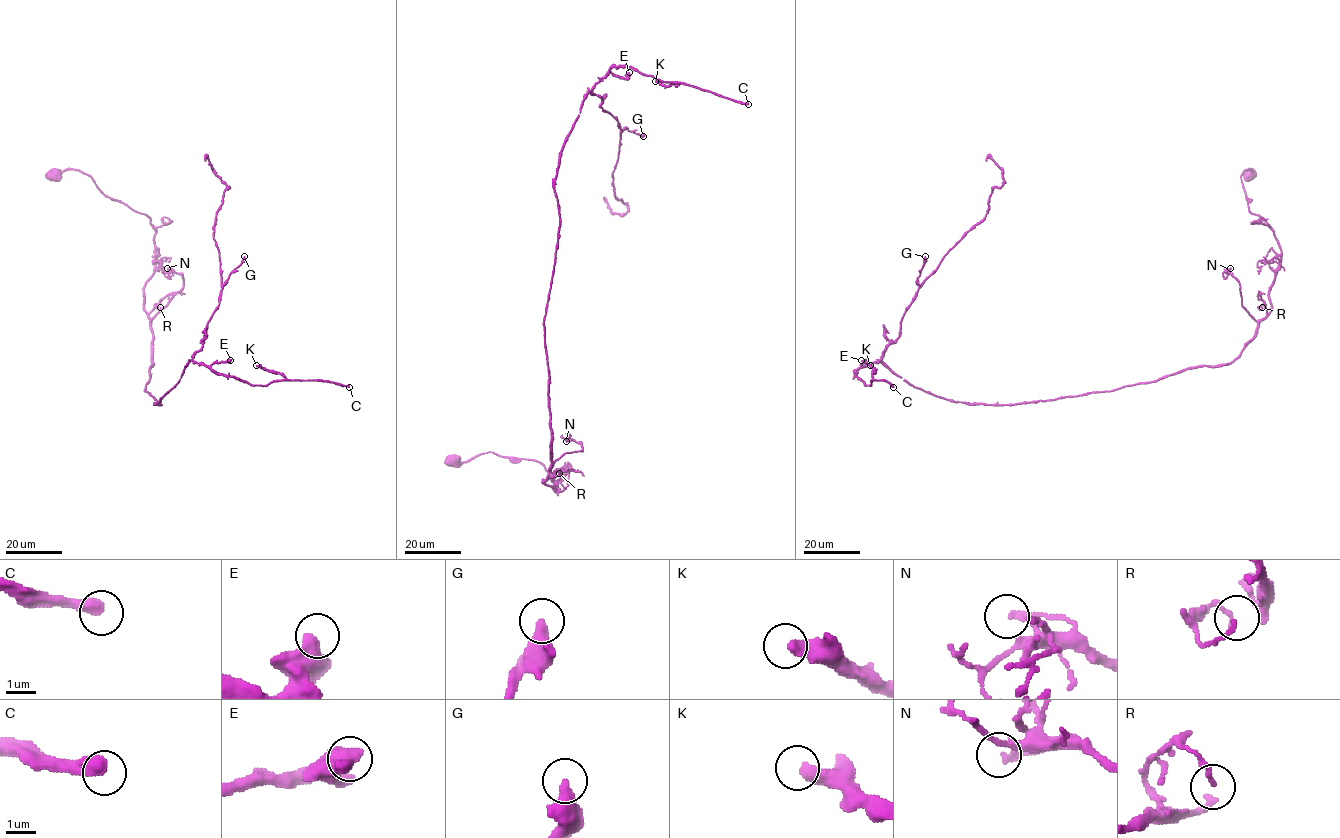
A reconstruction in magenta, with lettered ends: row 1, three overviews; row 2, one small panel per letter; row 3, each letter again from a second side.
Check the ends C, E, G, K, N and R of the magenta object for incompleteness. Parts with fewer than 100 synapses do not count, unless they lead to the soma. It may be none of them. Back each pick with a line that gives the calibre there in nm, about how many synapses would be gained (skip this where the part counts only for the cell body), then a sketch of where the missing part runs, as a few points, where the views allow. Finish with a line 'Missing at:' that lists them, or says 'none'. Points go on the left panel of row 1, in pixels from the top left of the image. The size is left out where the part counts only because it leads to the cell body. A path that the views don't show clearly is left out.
C: calibre 480 nm; 200 synapses
Missing at: C

